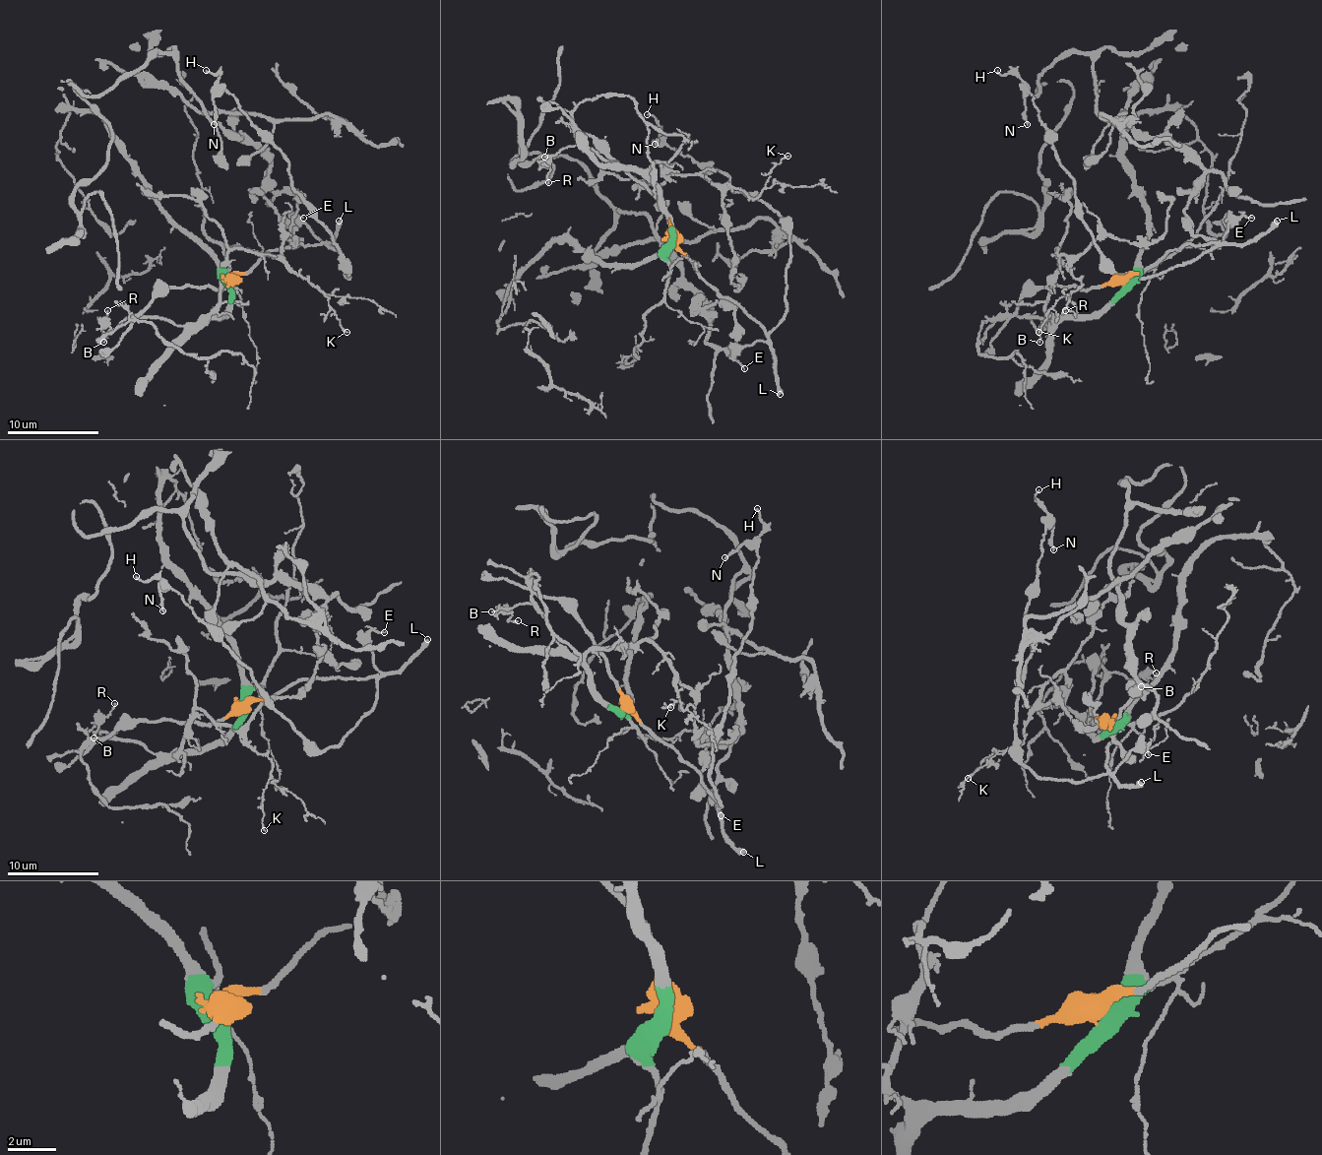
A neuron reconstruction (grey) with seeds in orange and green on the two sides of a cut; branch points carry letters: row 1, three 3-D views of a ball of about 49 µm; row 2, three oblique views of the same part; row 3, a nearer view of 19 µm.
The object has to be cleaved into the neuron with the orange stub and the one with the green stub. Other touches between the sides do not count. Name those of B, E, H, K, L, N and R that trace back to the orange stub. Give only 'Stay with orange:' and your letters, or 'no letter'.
Stay with orange: E, H, L, N

